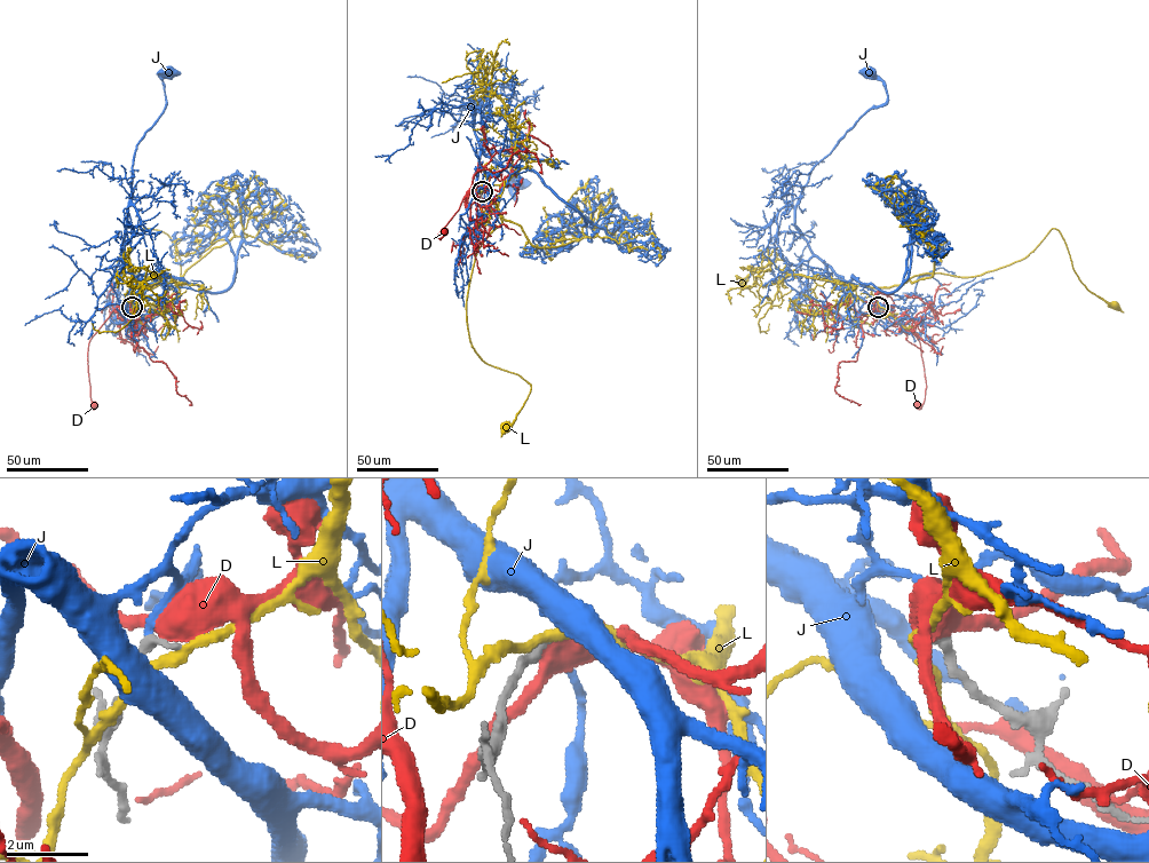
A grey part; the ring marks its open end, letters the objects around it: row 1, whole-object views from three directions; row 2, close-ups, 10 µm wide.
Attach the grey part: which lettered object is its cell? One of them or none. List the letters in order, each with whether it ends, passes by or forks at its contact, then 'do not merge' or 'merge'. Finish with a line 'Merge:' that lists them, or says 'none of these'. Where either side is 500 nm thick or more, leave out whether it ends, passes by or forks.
D: it passes by; do not merge
J: it ends; merge
L: it passes by; do not merge
Merge: J

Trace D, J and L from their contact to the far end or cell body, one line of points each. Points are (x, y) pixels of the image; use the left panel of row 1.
D: (133, 307), (126, 303), (118, 313), (115, 308), (88, 343), (88, 372), (94, 404)
J: (133, 307), (127, 302), (132, 278), (124, 254), (133, 160), (136, 145), (165, 108), (161, 79), (169, 73)
L: (133, 308), (151, 279), (119, 277), (117, 264), (141, 228), (165, 232), (180, 260), (175, 290), (156, 305)

